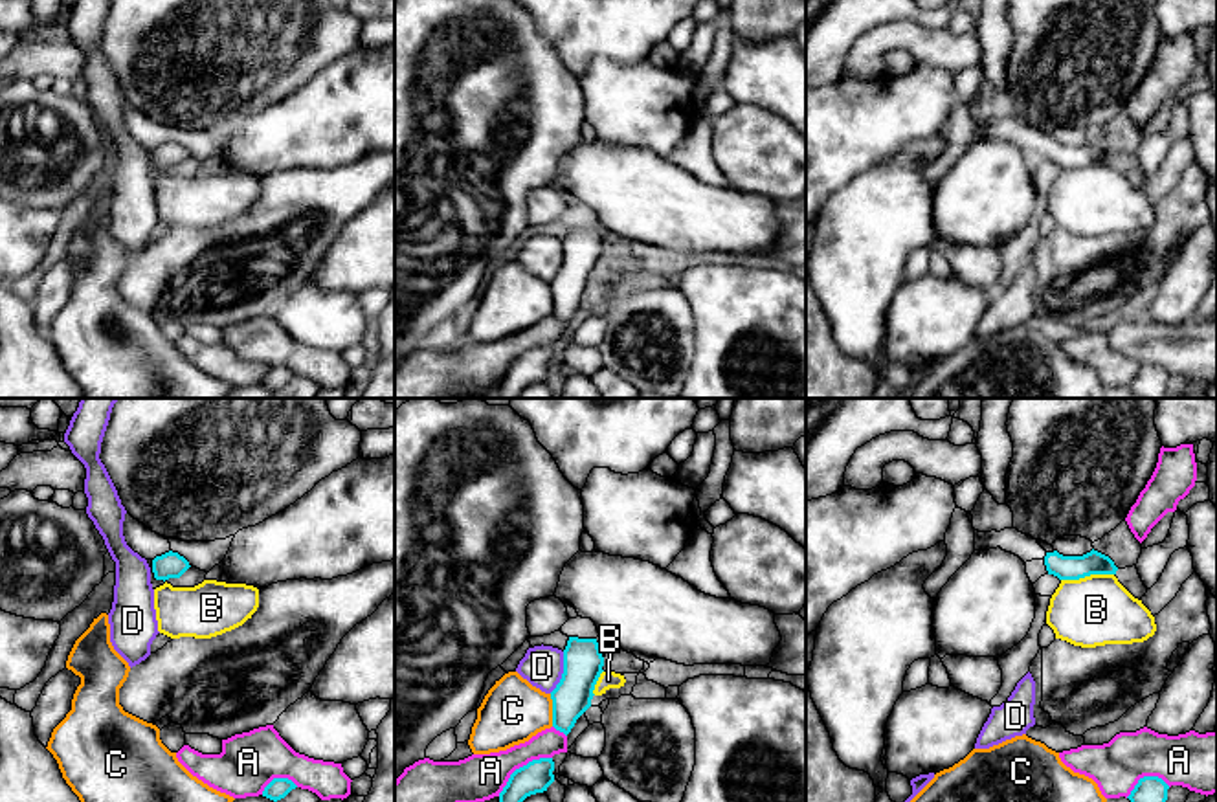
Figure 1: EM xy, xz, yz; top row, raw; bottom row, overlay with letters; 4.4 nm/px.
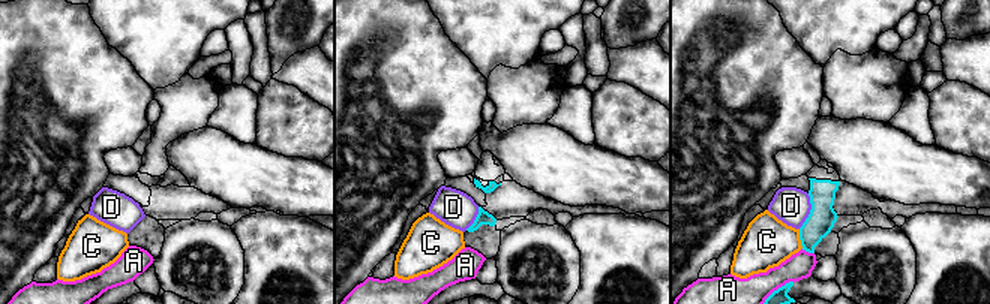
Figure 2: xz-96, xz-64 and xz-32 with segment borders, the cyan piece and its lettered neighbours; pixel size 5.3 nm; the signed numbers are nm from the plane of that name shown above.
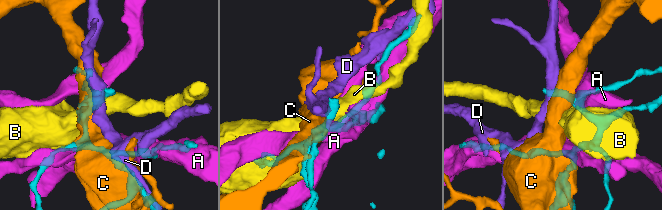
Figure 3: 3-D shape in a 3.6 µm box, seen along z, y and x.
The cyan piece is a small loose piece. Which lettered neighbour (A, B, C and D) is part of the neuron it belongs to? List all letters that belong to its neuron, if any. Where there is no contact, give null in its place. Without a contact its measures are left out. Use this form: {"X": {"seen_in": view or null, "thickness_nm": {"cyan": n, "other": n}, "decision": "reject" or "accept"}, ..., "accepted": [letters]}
{"A": {"seen_in": "xz", "thickness_nm": {"cyan": 140, "other": 200}, "decision": "reject"}, "B": {"seen_in": "yz", "thickness_nm": {"cyan": 110, "other": 300}, "decision": "reject"}, "C": {"seen_in": "xz", "thickness_nm": {"cyan": 180, "other": 280}, "decision": "reject"}, "D": {"seen_in": "xz", "thickness_nm": {"cyan": 180, "other": 180}, "decision": "reject"}, "accepted": []}

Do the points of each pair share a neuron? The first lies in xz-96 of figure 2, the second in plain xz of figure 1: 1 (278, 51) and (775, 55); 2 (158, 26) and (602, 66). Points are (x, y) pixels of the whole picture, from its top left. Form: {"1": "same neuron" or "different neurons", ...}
{"1": "different neurons", "2": "different neurons"}

